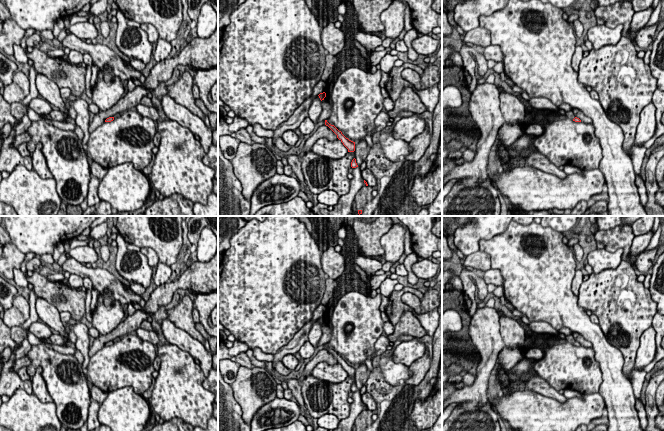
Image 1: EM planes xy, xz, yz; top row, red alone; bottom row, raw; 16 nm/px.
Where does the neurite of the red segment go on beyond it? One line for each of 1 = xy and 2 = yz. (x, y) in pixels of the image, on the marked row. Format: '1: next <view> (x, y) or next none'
1: next none
2: next none

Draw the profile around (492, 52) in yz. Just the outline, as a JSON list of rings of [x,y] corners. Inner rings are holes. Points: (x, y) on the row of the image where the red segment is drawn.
[[[489,45],[484,48],[483,56],[485,59],[493,60],[495,62],[502,62],[503,61],[503,53],[501,51],[500,46],[498,45]]]

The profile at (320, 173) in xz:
[[[309,151],[300,159],[305,183],[312,194],[334,190],[340,197],[350,188],[348,169],[355,158],[355,152],[348,152],[343,158],[330,159]]]

